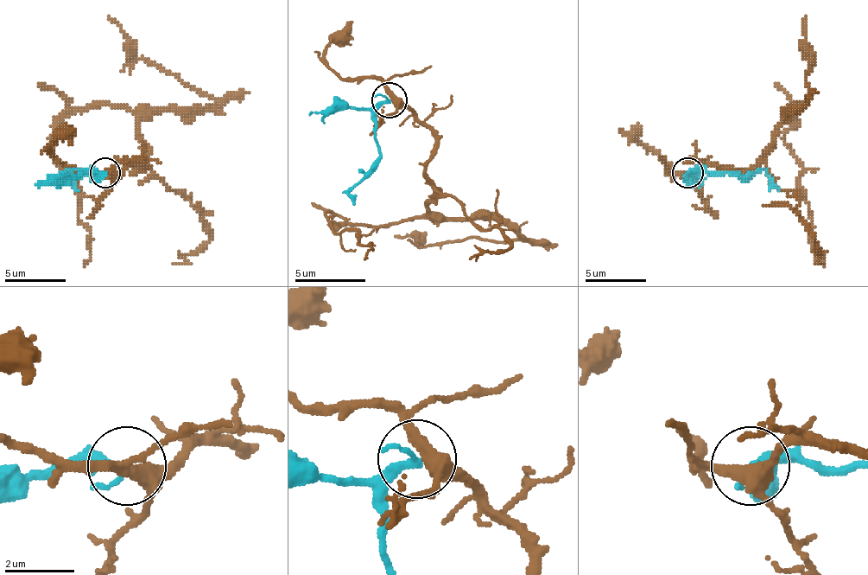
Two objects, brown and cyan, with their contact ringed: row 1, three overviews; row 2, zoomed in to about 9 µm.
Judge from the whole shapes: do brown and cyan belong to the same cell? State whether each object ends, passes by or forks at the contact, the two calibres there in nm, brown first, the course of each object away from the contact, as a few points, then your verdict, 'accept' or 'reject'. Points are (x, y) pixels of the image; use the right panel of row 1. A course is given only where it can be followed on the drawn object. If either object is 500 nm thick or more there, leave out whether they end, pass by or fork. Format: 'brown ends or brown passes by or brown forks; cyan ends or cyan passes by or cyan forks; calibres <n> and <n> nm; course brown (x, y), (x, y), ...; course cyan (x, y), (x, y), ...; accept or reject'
brown forks; cyan passes by; calibres 360 and 190 nm; course brown (687, 172), (750, 169), (794, 105), (796, 123), (784, 142), (802, 169), (812, 248), (824, 266); course cyan (687, 172), (742, 175), (763, 169), (778, 190); reject

